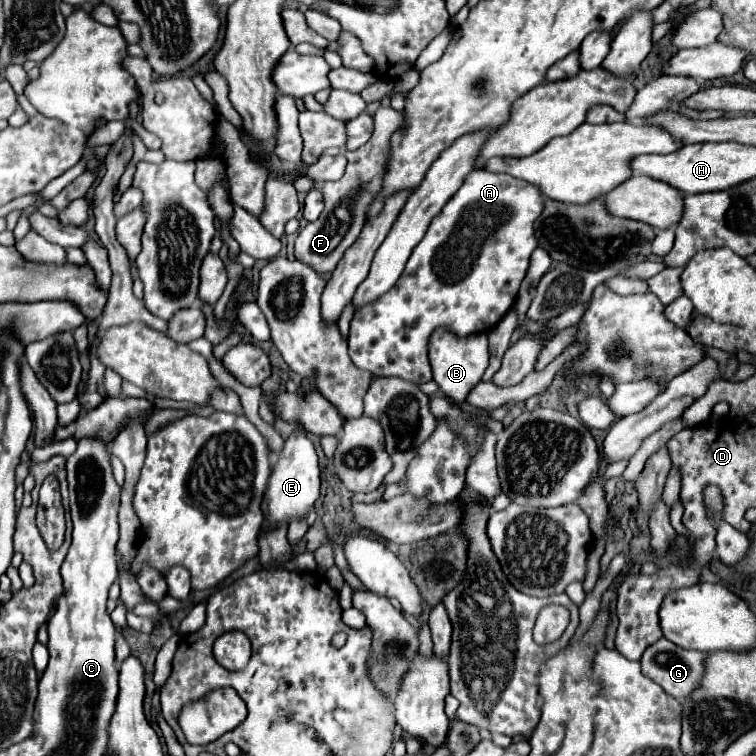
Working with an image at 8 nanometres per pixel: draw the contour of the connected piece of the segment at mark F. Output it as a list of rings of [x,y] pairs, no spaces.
[[[380,107],[374,115],[374,135],[370,137],[370,141],[356,151],[344,153],[348,159],[346,173],[338,181],[316,183],[316,187],[324,193],[324,205],[326,207],[316,221],[308,223],[300,231],[300,235],[296,239],[296,249],[294,249],[294,255],[298,261],[314,267],[314,271],[318,271],[320,275],[332,273],[336,269],[344,251],[358,239],[358,235],[362,231],[368,205],[376,197],[376,193],[380,191],[380,183],[382,183],[386,159],[388,159],[390,137],[396,129],[402,127],[402,123],[404,123],[402,113],[394,111],[392,107]]]

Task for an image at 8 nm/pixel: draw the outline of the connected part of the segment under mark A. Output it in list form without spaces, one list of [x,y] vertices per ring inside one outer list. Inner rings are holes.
[[[484,169],[470,171],[468,181],[462,183],[440,215],[432,219],[424,239],[414,247],[396,285],[378,301],[354,313],[348,337],[348,353],[354,365],[370,371],[374,377],[398,375],[402,379],[410,379],[412,383],[432,381],[428,341],[434,329],[448,329],[458,337],[488,333],[494,329],[494,323],[498,323],[498,319],[502,319],[502,315],[506,315],[506,311],[510,311],[514,305],[530,263],[530,255],[538,247],[538,241],[534,239],[534,221],[542,211],[544,195],[532,183],[506,173],[490,173]]]

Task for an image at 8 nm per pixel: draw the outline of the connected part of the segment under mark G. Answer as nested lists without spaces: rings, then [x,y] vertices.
[[[660,639],[654,645],[650,645],[642,655],[642,673],[650,679],[654,679],[668,695],[672,695],[678,701],[684,701],[686,695],[696,691],[700,687],[702,675],[704,675],[704,659],[706,655],[700,651],[686,651],[668,639]]]

